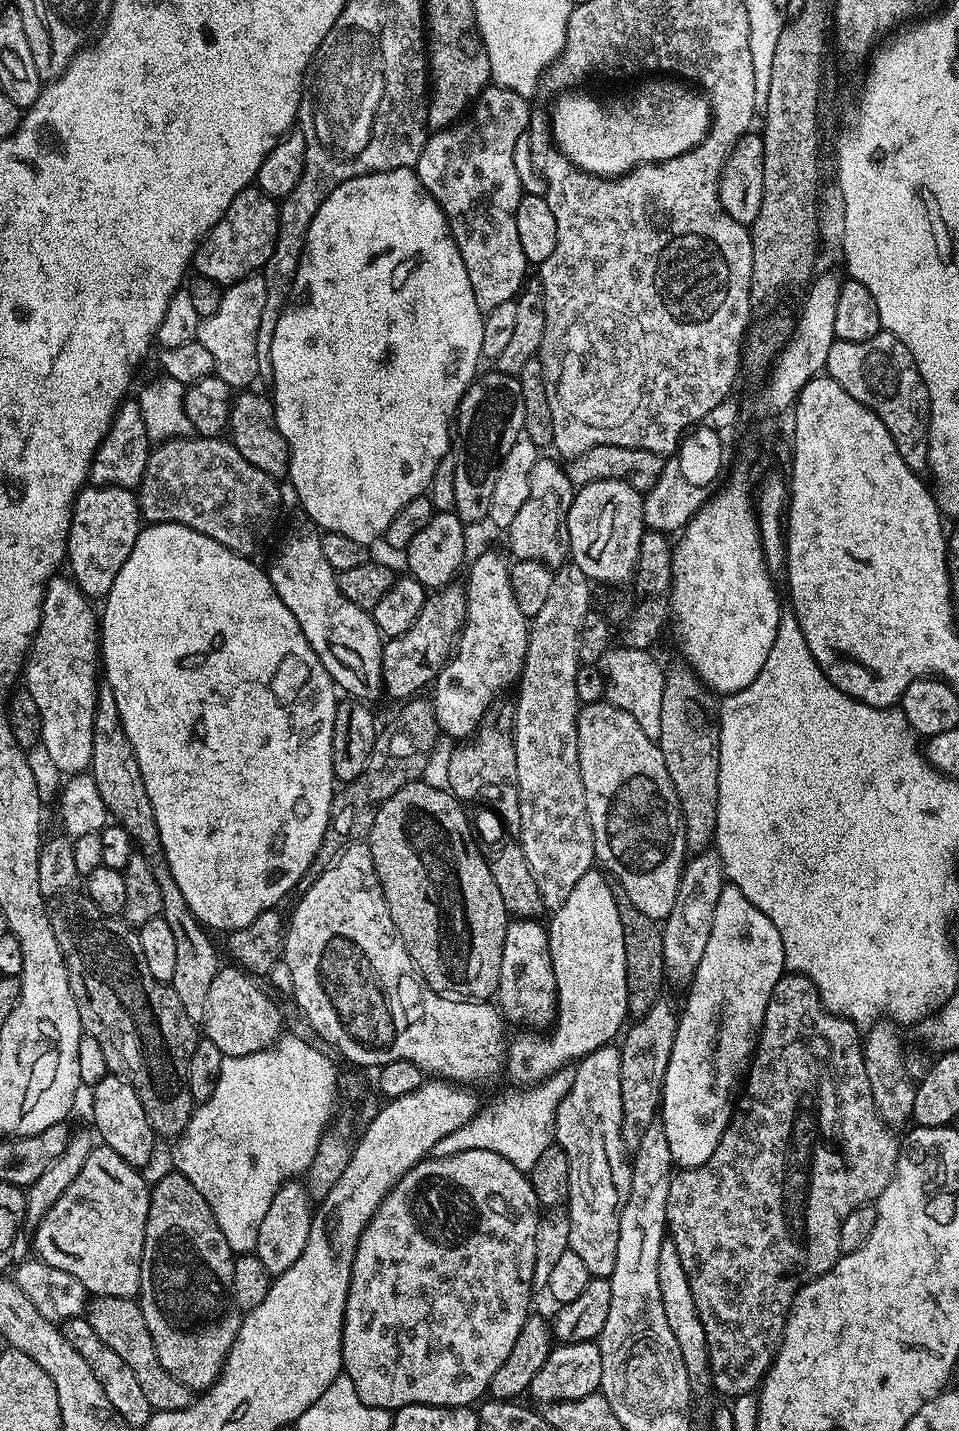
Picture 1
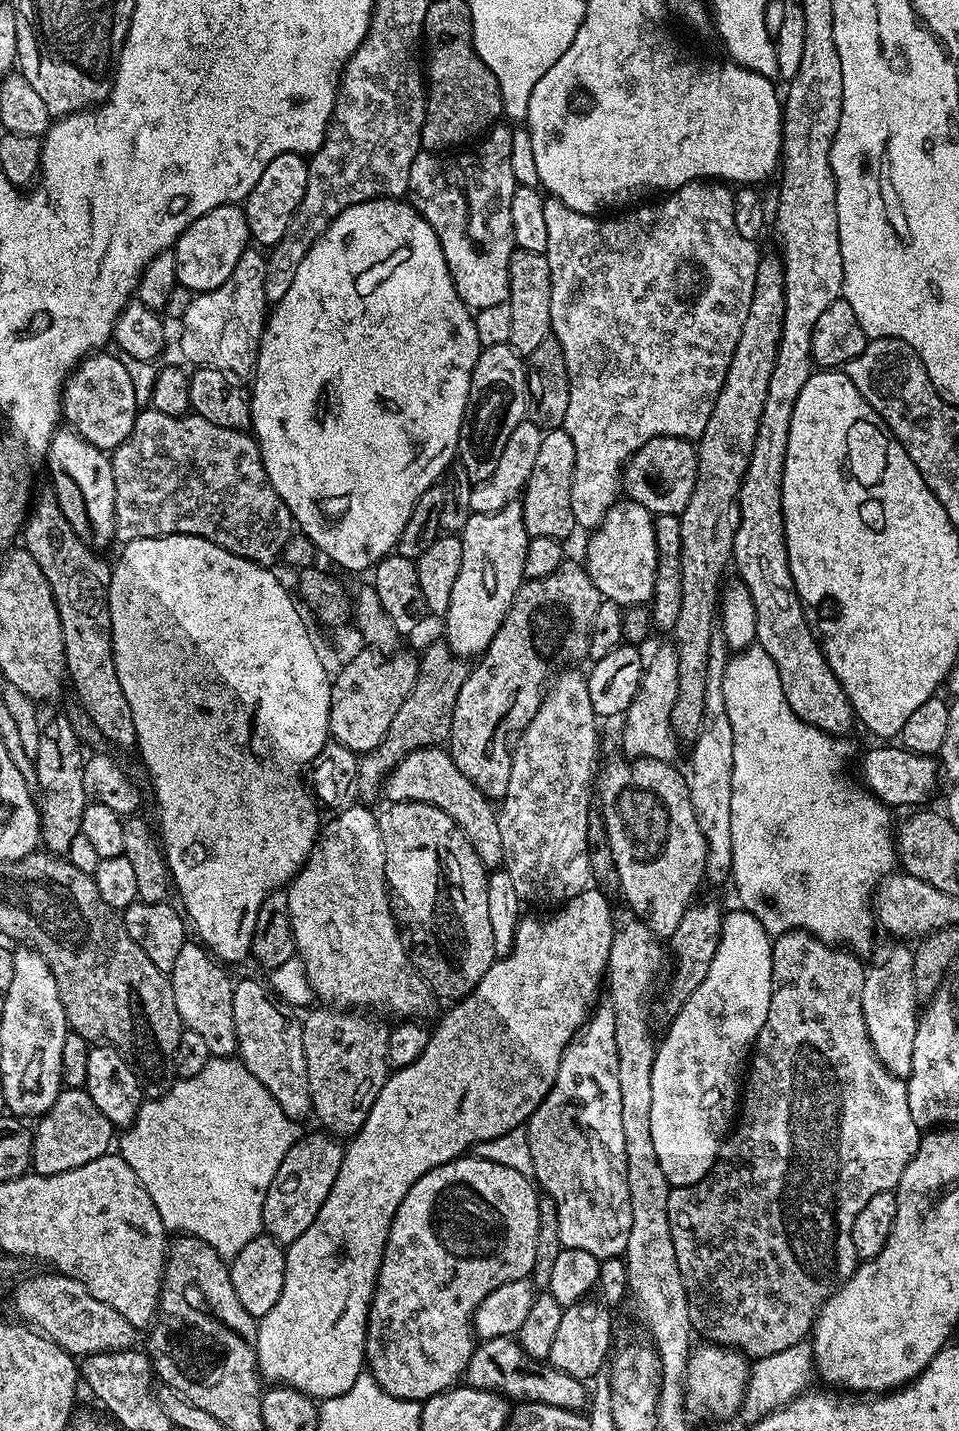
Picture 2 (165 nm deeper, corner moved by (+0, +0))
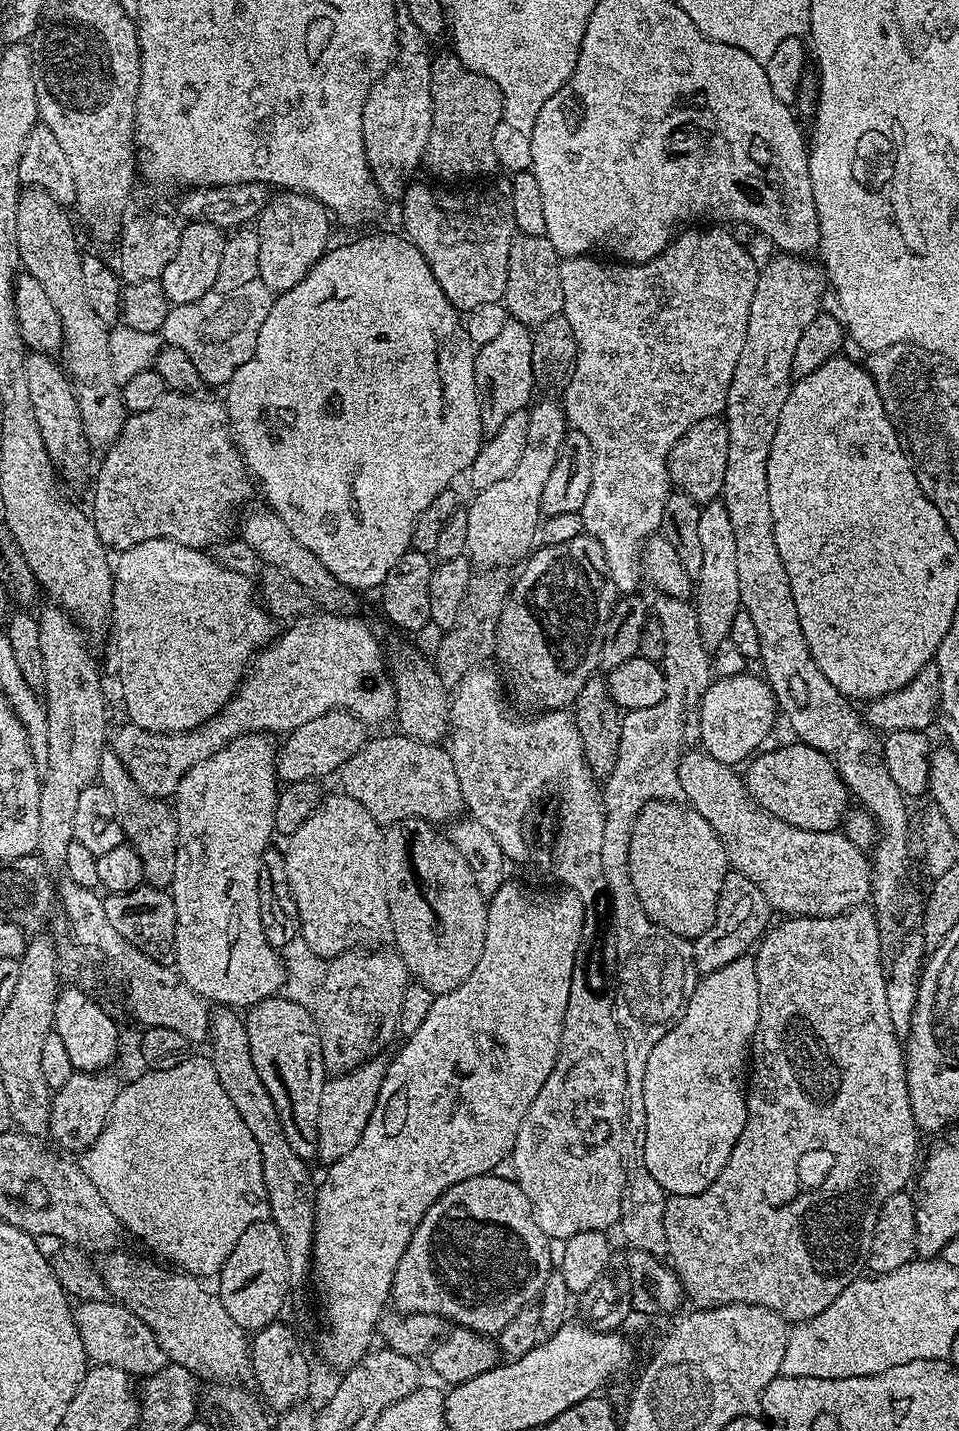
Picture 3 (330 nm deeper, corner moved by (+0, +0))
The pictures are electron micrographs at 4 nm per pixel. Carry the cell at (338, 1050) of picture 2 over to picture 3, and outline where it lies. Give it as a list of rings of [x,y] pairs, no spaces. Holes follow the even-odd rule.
[[[363,947],[349,948],[327,961],[325,984],[322,999],[319,1001],[320,1016],[318,1012],[318,1031],[324,1067],[329,1073],[343,1074],[351,1072],[358,1067],[365,1058],[371,1057],[379,1042],[380,1036],[388,1040],[398,1032],[400,1011],[402,1010],[402,994],[406,994],[410,977],[404,959],[395,950],[389,952],[376,952],[380,950],[365,950]]]

